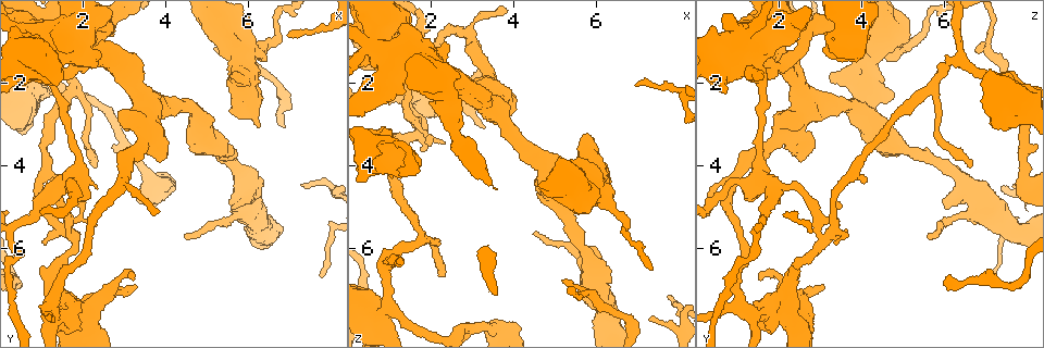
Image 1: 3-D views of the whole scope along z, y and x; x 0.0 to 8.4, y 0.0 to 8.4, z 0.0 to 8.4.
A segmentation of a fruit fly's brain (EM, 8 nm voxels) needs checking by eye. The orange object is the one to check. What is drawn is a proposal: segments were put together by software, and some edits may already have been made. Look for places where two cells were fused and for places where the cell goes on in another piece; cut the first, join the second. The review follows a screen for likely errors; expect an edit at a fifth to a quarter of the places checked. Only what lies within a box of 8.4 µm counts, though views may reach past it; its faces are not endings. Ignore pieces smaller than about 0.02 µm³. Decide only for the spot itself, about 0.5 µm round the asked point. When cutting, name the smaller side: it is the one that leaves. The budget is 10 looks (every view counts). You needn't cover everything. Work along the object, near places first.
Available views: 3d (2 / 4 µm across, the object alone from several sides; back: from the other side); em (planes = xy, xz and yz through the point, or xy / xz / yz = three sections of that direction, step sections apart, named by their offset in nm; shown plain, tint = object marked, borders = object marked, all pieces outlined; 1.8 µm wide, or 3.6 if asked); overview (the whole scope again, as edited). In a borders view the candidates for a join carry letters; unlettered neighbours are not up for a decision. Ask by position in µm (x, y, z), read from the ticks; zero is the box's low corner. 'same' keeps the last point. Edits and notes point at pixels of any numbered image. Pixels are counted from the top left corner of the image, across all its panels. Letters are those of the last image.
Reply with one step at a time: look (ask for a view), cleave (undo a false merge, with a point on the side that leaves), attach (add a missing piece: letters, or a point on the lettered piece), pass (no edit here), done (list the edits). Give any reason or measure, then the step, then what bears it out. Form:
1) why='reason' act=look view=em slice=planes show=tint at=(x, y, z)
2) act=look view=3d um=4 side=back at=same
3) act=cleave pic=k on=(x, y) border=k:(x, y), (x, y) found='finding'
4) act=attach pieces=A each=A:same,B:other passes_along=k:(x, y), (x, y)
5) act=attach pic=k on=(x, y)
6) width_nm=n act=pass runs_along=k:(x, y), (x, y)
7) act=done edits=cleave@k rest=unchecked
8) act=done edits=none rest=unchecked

why='tapers out' act=look view=3d um=2 at=(3.20, 6.75, 1.45)

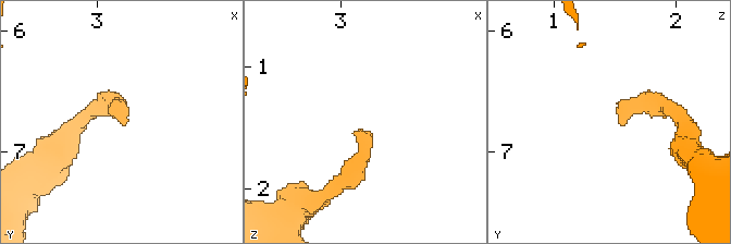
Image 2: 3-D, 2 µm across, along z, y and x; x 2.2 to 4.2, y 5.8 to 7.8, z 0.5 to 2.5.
why='need the tissue' act=look view=em slice=yz step=16 show=tint at=(3.24, 6.76, 1.52)

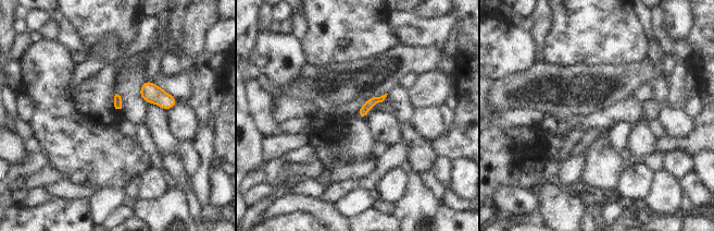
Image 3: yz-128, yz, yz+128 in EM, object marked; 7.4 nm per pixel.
act=look view=em slice=planes show=borders at=same

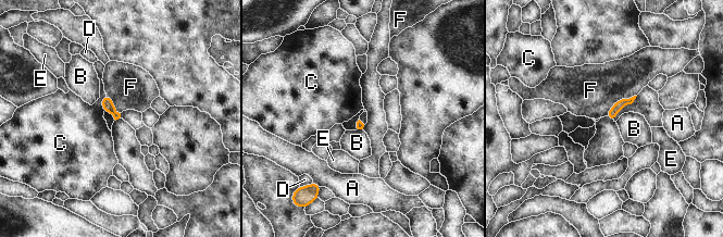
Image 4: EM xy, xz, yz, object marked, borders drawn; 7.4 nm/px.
act=pass each=A:other,B:other,C:other,D:other,E:other,F:other border=4:(636, 95), (619, 99), (606, 115) found='no lettered piece goes on from it'

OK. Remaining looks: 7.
why='sharp bend' act=look view=em um=3.6 slice=yz step=8 show=tint at=(0.95, 1.50, 6.40)

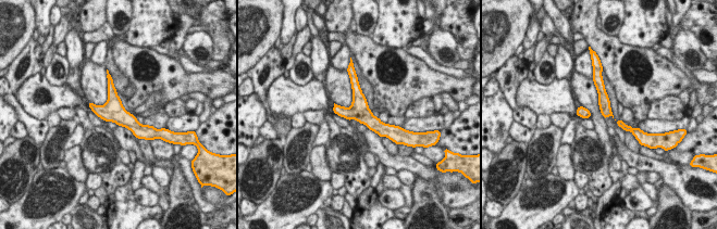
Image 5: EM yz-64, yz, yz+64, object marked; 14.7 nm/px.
why='cut it another way' act=look view=em um=3.6 slice=planes show=tint at=same

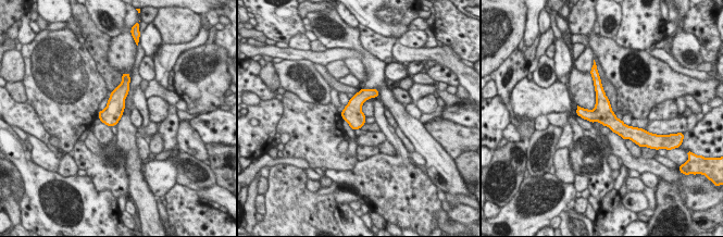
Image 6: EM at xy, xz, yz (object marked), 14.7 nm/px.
why='what lies round it' act=look view=em um=3.6 slice=planes show=borders at=same

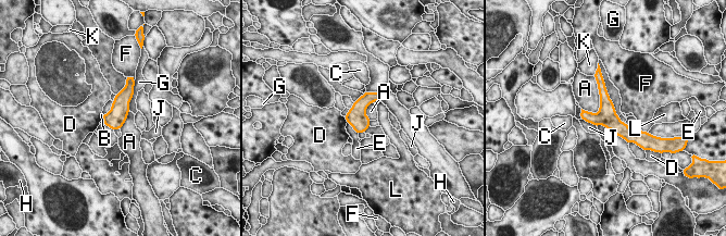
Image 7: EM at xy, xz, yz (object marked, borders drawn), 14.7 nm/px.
act=pass each=A:other,B:other,C:other,D:other,E:other,F:other,G:other,H:other,J:other,K:other,L:other runs_along=7:(601, 88), (606, 115), (629, 139) found='one cell here'

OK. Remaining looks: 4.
why='calibre changes' act=look view=em slice=yz step=4 show=tint at=(6.70, 0.95, 5.40)

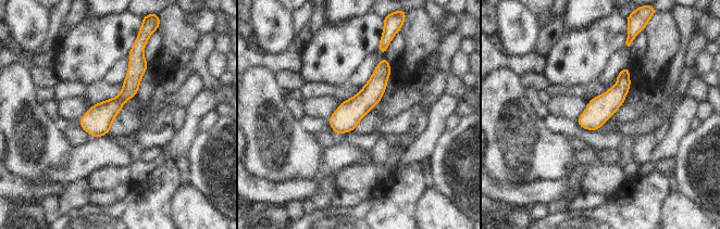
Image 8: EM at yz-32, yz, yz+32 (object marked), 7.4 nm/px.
why='another direction' act=look view=em slice=planes show=borders at=same

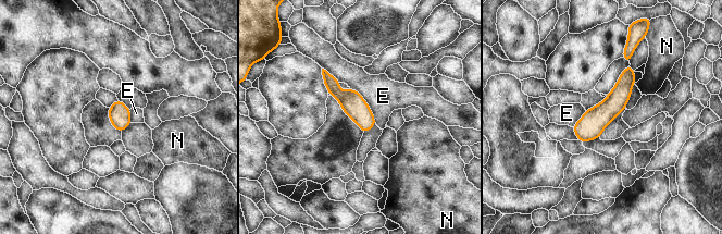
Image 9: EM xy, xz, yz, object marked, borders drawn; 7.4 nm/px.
act=pass each=E:other,N:other border=9:(349, 86), (364, 100), (376, 123) found='continuous, no second cell'

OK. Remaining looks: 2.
act=done edits=none rest=unchecked

